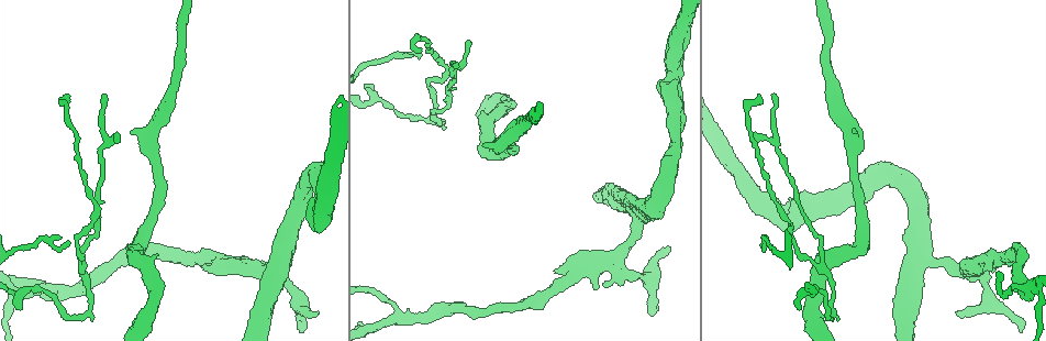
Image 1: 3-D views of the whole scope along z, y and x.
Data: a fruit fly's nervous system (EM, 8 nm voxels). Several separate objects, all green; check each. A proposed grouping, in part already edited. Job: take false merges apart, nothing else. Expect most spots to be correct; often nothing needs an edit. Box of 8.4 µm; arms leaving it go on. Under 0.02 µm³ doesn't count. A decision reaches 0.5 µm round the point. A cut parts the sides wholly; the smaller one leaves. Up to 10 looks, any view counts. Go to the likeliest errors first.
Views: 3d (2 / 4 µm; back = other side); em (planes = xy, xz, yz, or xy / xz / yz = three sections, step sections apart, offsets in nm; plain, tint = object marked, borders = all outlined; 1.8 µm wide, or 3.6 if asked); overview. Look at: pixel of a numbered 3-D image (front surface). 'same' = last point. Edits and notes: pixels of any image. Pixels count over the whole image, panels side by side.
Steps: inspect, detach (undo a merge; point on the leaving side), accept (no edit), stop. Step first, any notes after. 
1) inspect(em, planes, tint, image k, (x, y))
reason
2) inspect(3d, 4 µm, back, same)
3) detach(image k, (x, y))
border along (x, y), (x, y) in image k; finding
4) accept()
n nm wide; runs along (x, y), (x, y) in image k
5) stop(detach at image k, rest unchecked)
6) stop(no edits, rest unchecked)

inspect(3d, 2 µm, image 1, (225, 263))
calibre changes

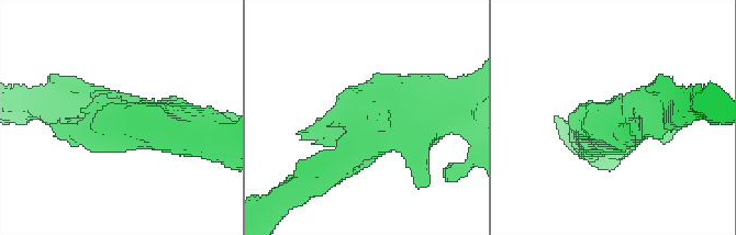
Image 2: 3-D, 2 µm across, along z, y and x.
inspect(em, xy, step 8, tint, image 2, (360, 146))
shape alone is not enough

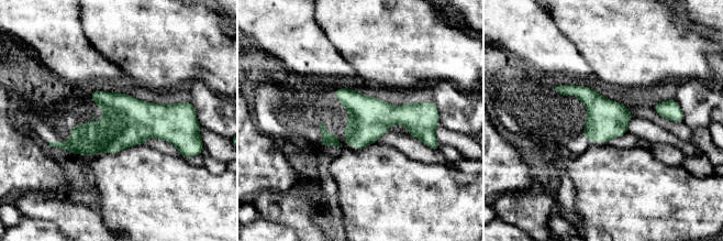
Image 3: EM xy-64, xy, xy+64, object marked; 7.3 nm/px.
inspect(em, planes, tint, same)

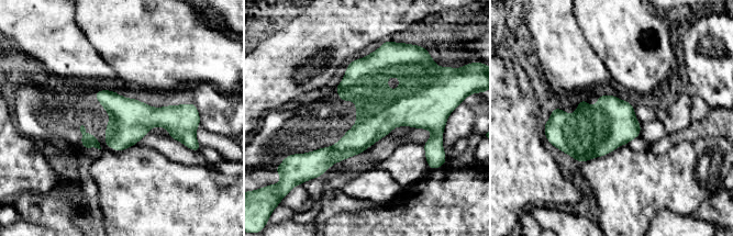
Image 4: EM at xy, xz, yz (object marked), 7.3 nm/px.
accept()
runs along (373, 56), (371, 120), (322, 169) in image 4; continuous, no second neuron

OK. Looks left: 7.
inspect(em, xy, step 8, tint, image 1, (861, 244))
sharp bend

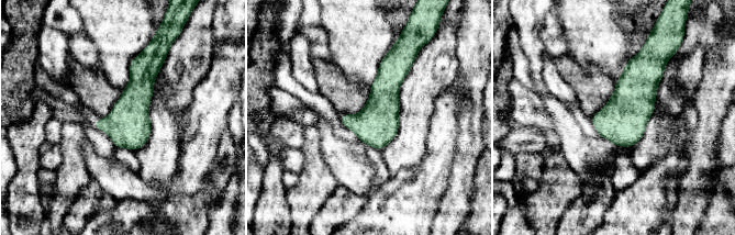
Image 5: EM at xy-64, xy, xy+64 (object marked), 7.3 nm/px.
inspect(em, planes, tint, same)

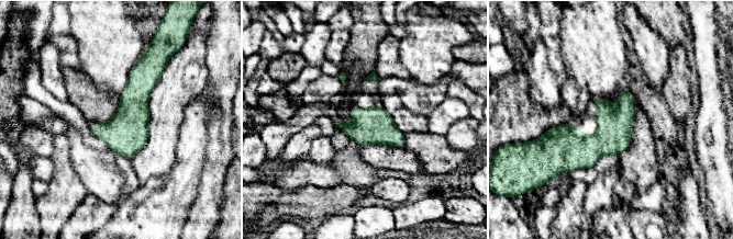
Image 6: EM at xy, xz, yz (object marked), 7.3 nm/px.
accept()
continuous, no second neuron

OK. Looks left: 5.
inspect(em, planes, tint, image 1, (991, 302))

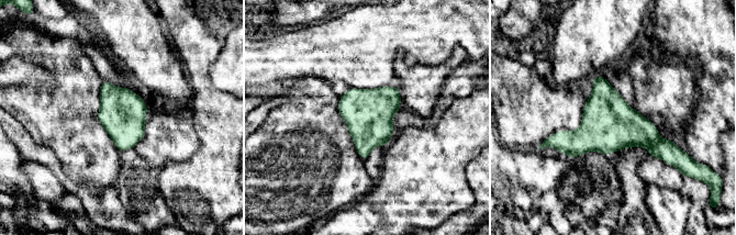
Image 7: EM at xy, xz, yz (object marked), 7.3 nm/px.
accept()
340 nm wide; all the same neuron

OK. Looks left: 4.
inspect(3d, 4 µm, image 1, (638, 213))
abrupt turn

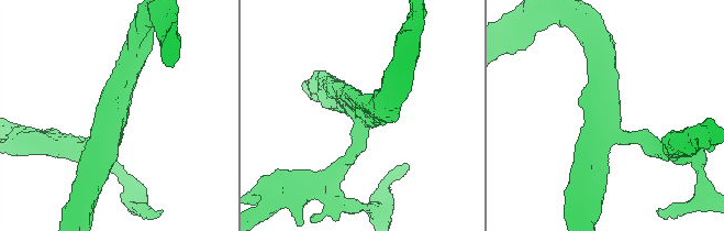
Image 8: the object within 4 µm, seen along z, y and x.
inspect(em, xz, step 8, tint, image 8, (603, 132))
now the EM

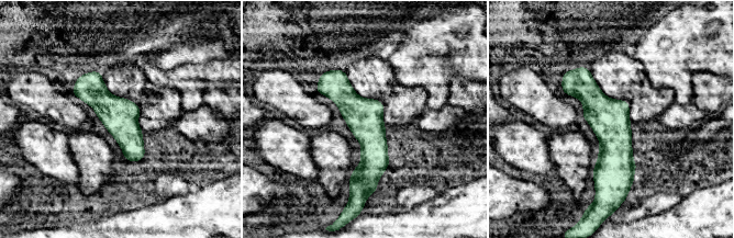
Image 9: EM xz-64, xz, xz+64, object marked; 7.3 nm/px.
accept()
one neuron here

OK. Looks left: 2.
stop(no edits, rest unchecked)

